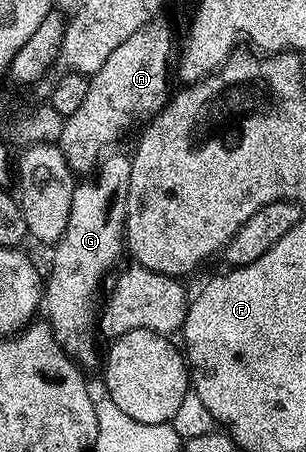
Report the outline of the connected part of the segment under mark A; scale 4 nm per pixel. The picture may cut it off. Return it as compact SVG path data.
M154 21L148 23L139 33L131 33L107 61L103 61L103 69L99 69L94 75L88 76L87 97L83 97L83 103L75 109L75 113L64 116L61 127L61 139L59 146L66 158L66 163L74 173L89 173L96 168L99 160L110 150L109 147L137 118L141 121L148 120L157 114L171 98L169 91L169 75L171 79L171 64L175 59L175 47L173 51L173 31L165 23Z

